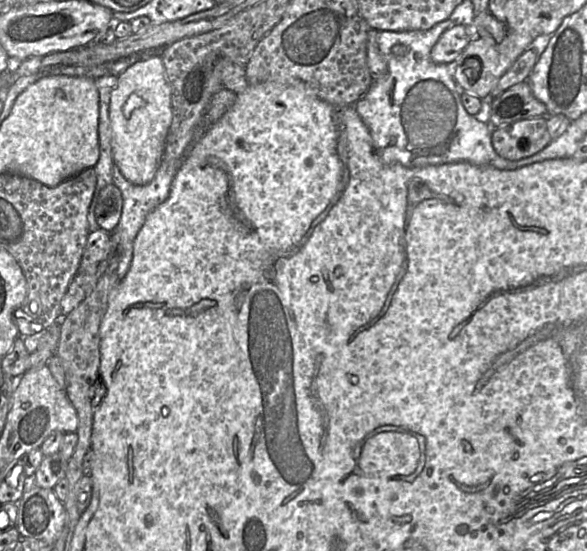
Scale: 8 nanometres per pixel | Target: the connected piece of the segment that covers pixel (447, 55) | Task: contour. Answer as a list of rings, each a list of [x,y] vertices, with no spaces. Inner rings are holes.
[[[454,24],[442,33],[431,50],[431,59],[437,64],[455,61],[473,37],[473,30],[463,24]]]

